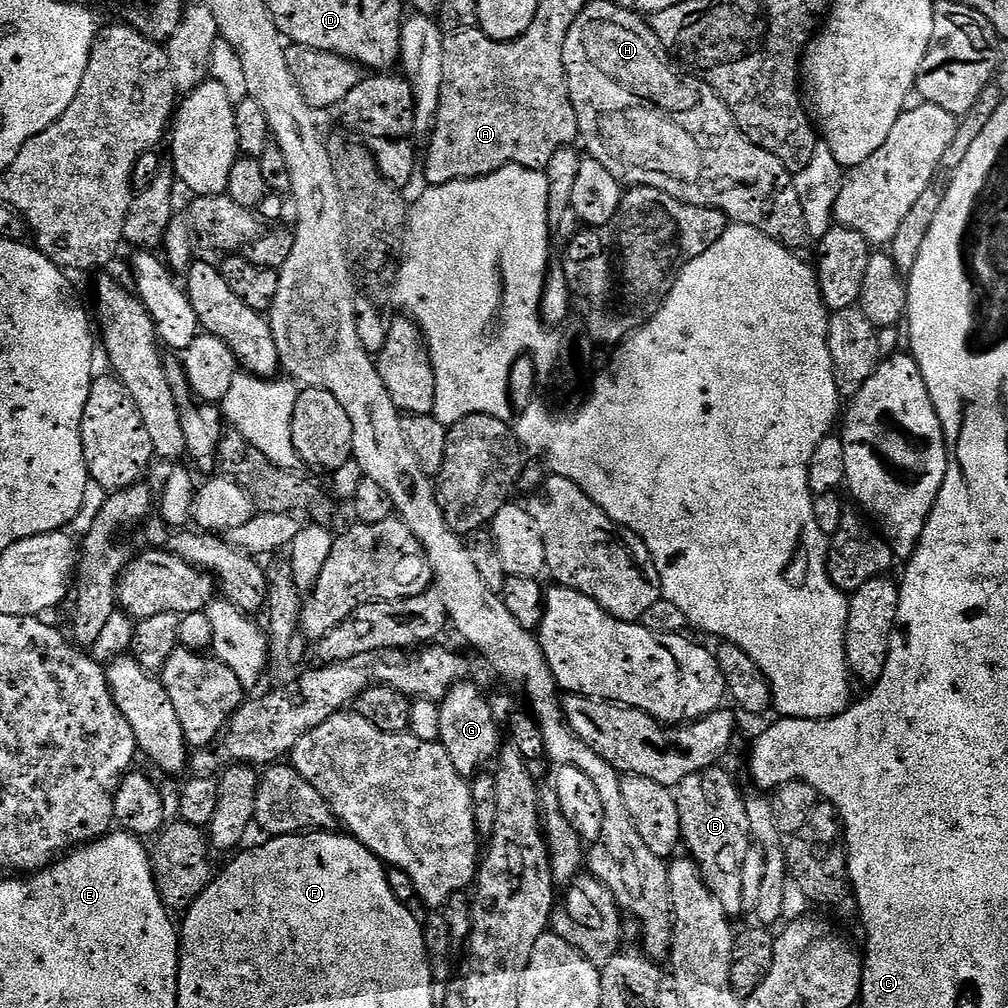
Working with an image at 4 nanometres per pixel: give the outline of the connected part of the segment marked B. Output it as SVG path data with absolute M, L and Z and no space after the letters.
M713 766L702 770L698 774L690 774L690 778L686 778L680 784L676 785L674 789L674 795L676 797L676 805L678 806L678 818L680 819L680 834L682 837L683 847L688 847L687 855L691 859L696 861L697 867L700 868L700 877L704 879L704 884L714 894L714 898L718 898L718 902L722 902L722 910L729 918L736 918L739 912L745 911L744 899L742 898L742 866L744 865L744 859L746 854L750 851L750 835L748 831L747 822L747 806L745 804L745 797L740 796L740 792L736 789L736 784L732 781L732 776L728 772L723 772L723 767Z

